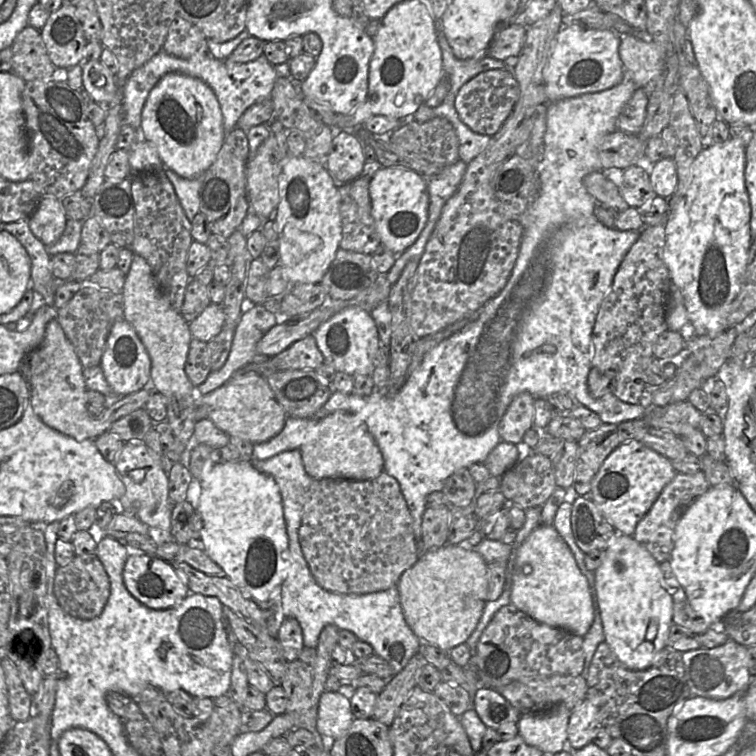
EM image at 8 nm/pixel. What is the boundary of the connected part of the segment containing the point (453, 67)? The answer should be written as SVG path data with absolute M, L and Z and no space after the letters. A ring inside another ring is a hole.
M436 18L434 23L442 53L444 77L448 78L450 84L449 92L443 103L454 103L460 88L482 72L492 69L513 69L513 62L495 59L487 52L469 59L458 59L449 45L442 21Z

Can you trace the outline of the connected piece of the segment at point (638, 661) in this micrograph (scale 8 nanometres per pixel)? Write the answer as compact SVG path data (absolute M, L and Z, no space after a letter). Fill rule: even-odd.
M616 533L595 573L597 602L606 643L631 670L645 670L666 648L673 625L673 599L666 591L660 564L634 537Z

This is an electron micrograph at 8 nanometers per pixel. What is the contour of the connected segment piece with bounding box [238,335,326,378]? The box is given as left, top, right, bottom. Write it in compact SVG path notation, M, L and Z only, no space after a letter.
M313 335L296 341L280 354L270 358L254 361L238 373L256 372L267 378L268 375L282 370L315 370L325 363Z

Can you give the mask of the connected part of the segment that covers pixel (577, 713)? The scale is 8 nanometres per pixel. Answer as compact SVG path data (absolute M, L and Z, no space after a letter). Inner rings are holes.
M587 697L571 711L567 728L569 744L580 749L593 743L600 726L600 711Z

